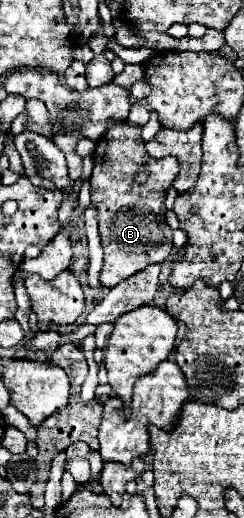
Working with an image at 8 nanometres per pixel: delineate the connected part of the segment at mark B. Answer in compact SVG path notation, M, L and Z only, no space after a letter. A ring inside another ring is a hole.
M109 119L107 131L97 141L93 153L93 173L89 183L91 201L97 207L101 243L105 249L103 269L99 275L99 281L105 287L115 287L151 263L167 261L173 251L173 229L165 221L165 193L179 173L179 163L173 157L149 157L141 129L141 125L131 125L129 121ZM141 165L149 167L149 179L143 185L137 185L133 175Z

